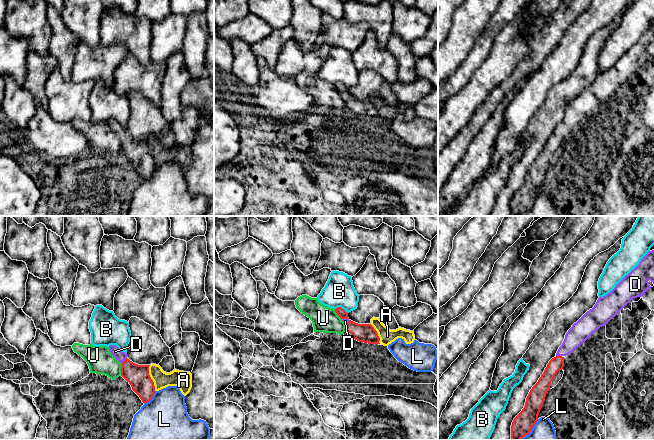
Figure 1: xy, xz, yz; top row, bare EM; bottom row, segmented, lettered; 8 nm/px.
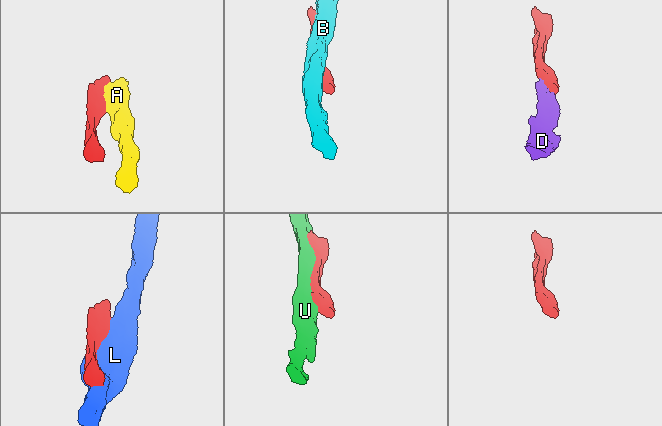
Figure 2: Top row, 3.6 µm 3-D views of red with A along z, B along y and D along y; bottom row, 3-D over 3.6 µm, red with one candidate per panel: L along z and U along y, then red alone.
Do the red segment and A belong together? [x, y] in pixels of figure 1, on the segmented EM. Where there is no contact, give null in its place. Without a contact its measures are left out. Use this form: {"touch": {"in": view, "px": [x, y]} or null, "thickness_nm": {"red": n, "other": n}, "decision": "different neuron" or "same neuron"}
{"touch": {"in": "xy", "px": [150, 378]}, "thickness_nm": {"red": 180, "other": 140}, "decision": "different neuron"}

